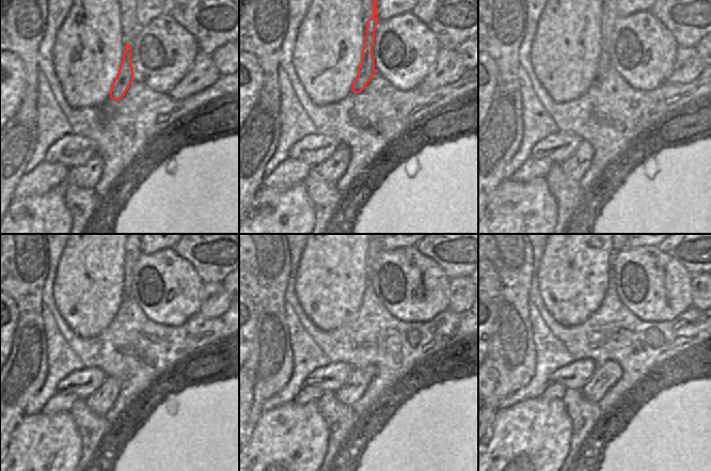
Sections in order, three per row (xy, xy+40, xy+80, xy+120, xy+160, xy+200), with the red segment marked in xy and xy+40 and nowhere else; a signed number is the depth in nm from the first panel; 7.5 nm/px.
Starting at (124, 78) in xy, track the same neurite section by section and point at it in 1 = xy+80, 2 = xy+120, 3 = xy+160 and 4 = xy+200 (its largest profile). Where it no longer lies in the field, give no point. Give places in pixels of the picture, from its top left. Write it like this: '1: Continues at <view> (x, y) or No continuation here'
1: Continues at xy+80 (609, 16)
2: Continues at xy+120 (131, 255)
3: Continues at xy+160 (370, 255)
4: Continues at xy+200 (613, 255).

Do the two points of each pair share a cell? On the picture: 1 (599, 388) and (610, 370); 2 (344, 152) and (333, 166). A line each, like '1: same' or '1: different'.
1: same
2: same

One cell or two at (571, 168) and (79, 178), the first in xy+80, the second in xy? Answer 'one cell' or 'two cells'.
one cell

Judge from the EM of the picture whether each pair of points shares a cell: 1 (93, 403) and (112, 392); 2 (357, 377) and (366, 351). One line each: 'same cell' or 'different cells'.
1: same cell
2: different cells

